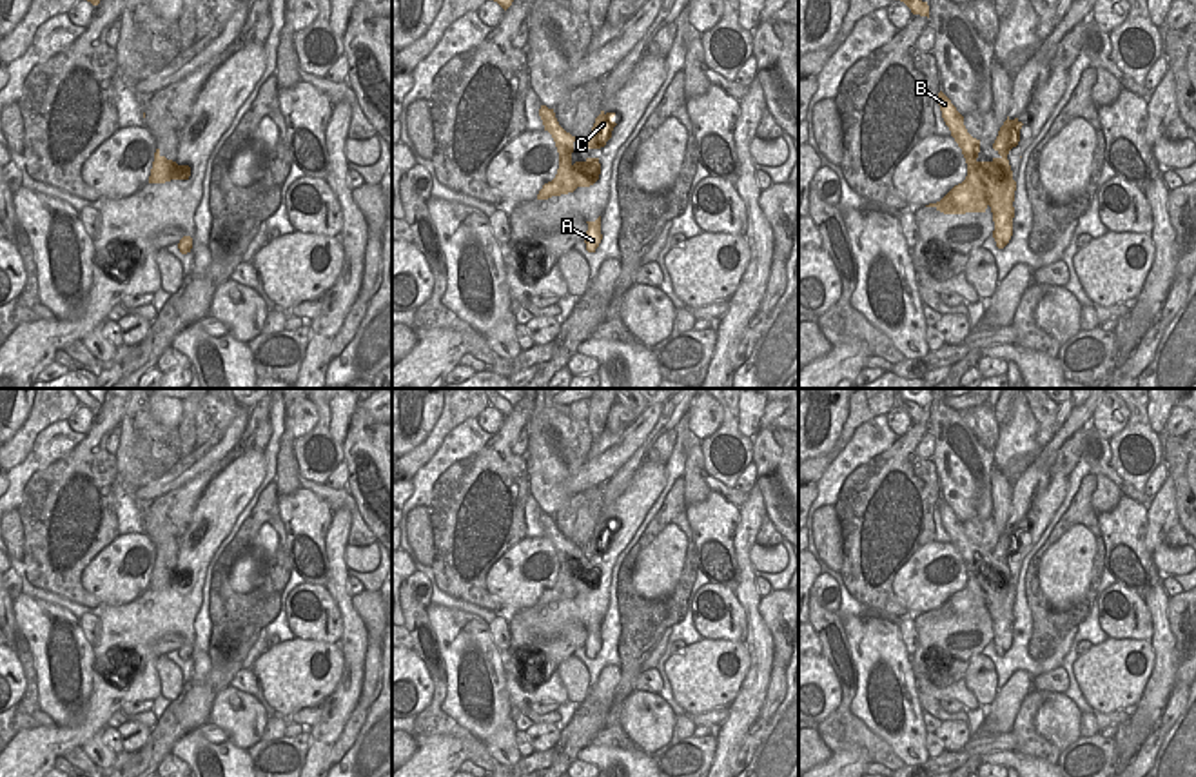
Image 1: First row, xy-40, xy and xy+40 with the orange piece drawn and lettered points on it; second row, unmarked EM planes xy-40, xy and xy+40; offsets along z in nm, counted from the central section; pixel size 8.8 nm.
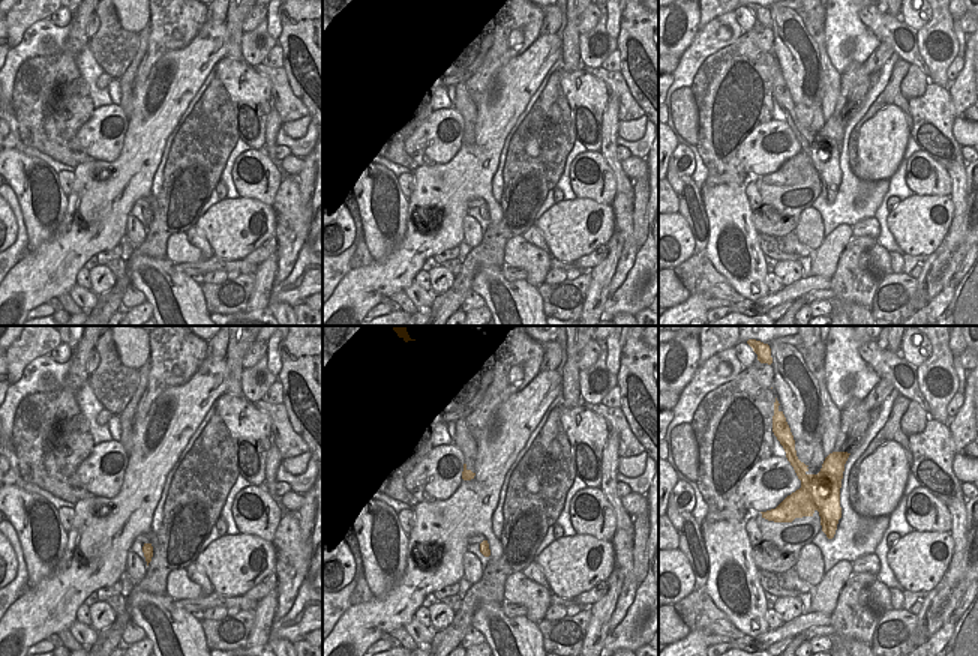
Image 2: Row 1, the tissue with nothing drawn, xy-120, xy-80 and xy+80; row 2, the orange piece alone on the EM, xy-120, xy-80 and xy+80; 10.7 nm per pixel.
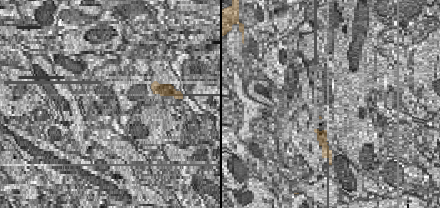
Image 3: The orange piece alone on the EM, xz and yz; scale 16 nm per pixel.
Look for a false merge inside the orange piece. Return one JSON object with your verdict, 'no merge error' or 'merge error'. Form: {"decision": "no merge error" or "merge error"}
{"decision": "merge error"}

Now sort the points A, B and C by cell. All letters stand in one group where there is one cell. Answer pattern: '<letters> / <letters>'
A C / B

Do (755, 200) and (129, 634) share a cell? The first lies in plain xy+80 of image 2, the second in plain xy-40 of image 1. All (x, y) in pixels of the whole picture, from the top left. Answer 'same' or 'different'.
different

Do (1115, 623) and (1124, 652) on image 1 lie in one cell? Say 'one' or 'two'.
two

